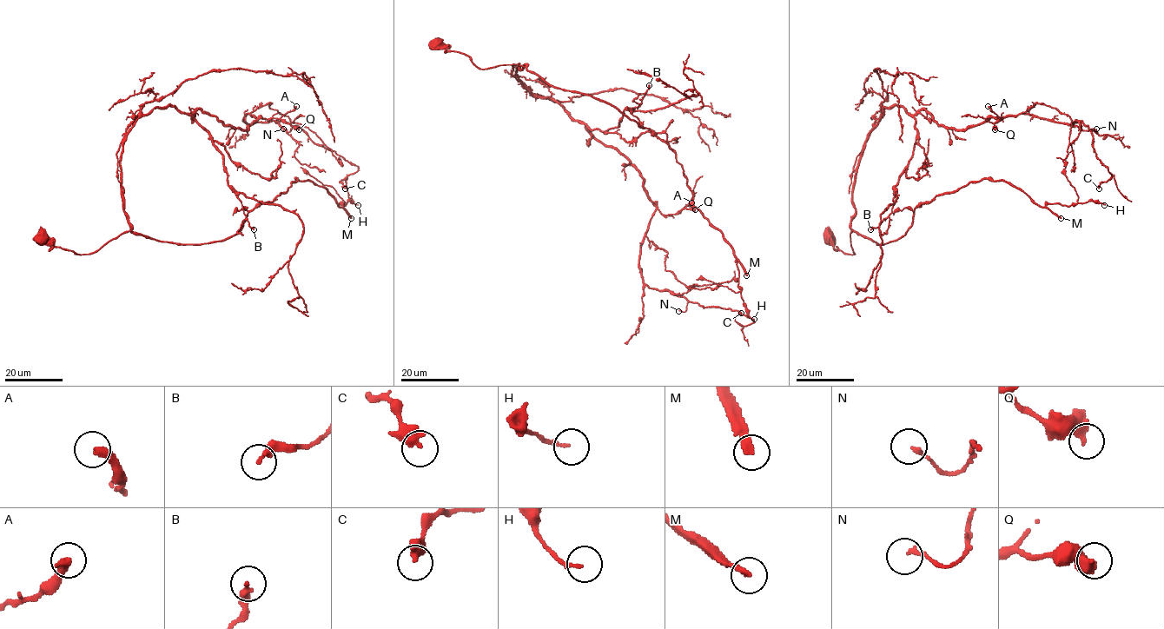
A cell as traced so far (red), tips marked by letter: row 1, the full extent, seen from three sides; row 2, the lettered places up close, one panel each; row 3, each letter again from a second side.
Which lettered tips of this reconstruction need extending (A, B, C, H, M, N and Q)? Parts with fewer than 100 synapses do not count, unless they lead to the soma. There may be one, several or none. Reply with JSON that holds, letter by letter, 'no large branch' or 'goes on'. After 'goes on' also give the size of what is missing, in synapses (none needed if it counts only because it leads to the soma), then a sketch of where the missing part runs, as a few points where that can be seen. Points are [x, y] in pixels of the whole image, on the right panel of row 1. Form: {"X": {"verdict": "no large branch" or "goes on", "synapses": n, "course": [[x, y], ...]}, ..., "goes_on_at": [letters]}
{"A": {"verdict": "no large branch"}, "B": {"verdict": "no large branch"}, "C": {"verdict": "no large branch"}, "H": {"verdict": "no large branch"}, "M": {"verdict": "goes on", "synapses": 250, "course": [[1061, 218], [1086, 234], [1116, 268], [1145, 278], [1148, 288], [1125, 241], [1136, 244], [1143, 232]]}, "N": {"verdict": "no large branch"}, "Q": {"verdict": "no large branch"}, "goes_on_at": ["M"]}

